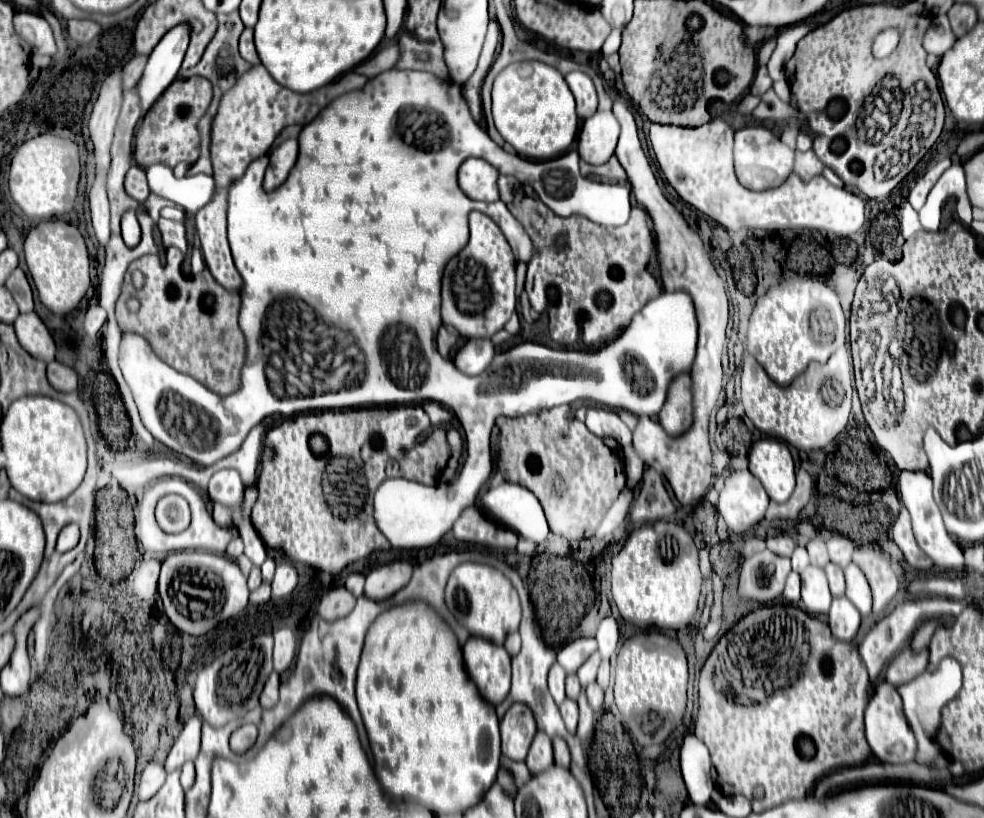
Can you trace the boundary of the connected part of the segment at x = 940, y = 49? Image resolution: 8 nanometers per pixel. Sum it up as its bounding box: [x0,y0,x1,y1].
[923,15,957,57]

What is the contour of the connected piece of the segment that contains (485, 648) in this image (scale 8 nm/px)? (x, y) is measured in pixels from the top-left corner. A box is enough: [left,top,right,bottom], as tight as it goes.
[463,637,511,705]

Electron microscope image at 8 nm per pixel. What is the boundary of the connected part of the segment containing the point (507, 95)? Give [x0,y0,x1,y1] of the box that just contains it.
[493,61,579,161]

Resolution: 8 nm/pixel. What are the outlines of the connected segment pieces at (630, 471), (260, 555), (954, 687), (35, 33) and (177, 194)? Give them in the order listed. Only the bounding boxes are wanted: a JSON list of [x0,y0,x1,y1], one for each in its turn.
[[623,445,645,489],[239,523,267,565],[897,659,961,765],[13,11,57,55],[145,163,215,213]]

